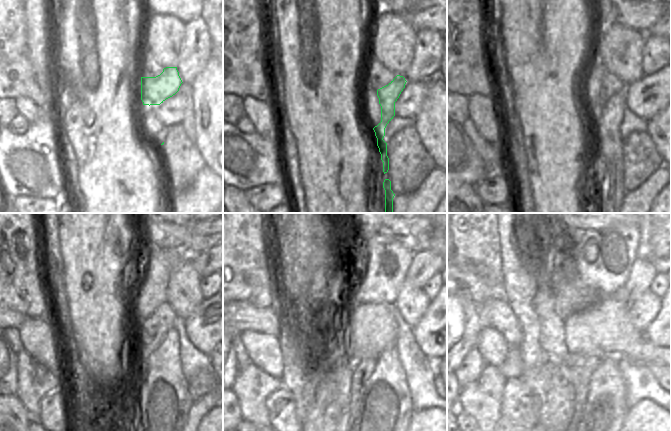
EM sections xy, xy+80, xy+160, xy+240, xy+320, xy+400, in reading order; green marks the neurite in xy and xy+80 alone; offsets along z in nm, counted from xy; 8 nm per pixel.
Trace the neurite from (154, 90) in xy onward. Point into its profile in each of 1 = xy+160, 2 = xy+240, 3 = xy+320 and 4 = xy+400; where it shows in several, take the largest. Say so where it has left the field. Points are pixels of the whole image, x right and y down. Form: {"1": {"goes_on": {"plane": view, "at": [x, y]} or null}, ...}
{"1": {"goes_on": {"plane": "xy+160", "at": [607, 190]}}, "2": {"goes_on": {"plane": "xy+240", "at": [161, 411]}}, "3": {"goes_on": {"plane": "xy+320", "at": [383, 416]}}, "4": {"goes_on": {"plane": "xy+400", "at": [605, 407]}}}

